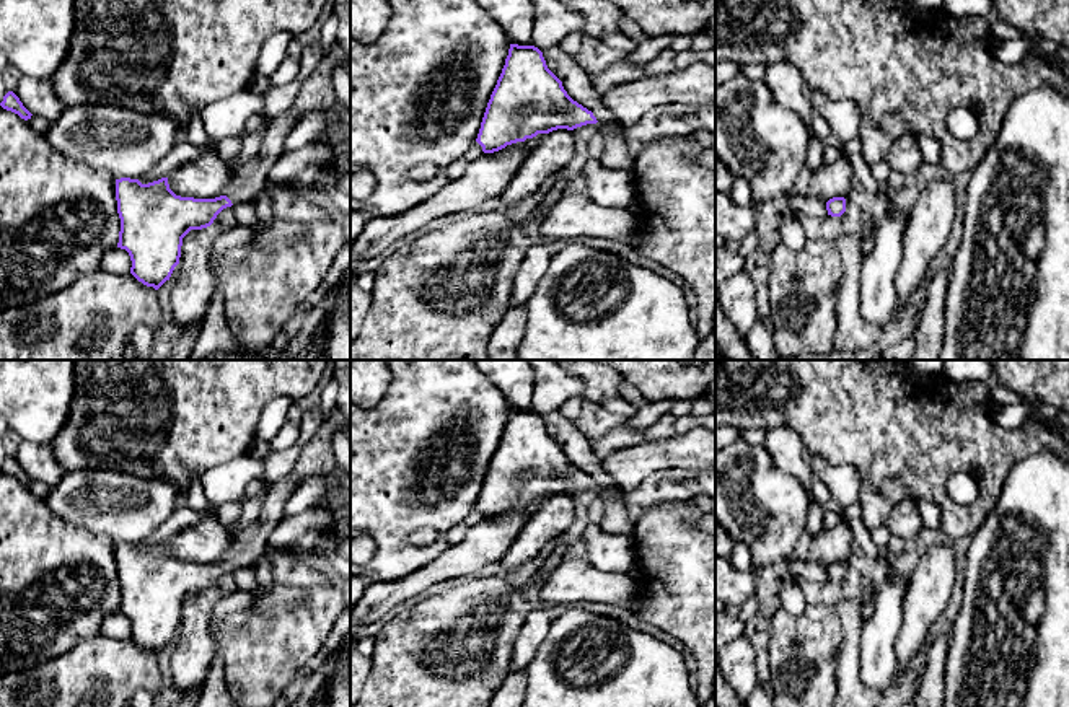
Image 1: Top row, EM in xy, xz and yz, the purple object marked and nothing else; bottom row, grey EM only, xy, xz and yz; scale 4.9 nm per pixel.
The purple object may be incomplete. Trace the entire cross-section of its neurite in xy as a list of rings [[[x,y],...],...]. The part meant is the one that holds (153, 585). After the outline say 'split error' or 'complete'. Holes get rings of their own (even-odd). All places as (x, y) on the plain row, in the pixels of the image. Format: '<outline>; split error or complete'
[[[285,476],[272,482],[259,518],[241,529],[223,560],[215,564],[194,564],[176,560],[168,549],[168,542],[142,549],[139,544],[116,544],[117,578],[121,596],[117,613],[130,621],[130,639],[147,652],[158,655],[169,645],[174,632],[179,629],[183,603],[191,595],[202,595],[213,588],[217,580],[236,567],[253,567],[267,549],[267,538],[277,526],[285,502],[292,497],[303,479]]]; split error

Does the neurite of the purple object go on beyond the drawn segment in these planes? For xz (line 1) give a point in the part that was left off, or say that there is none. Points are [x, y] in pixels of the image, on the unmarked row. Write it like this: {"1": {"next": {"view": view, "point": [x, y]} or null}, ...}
{"1": {"next": null}}

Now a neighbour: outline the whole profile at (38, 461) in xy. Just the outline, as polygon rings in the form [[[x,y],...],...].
[[[23,440],[13,458],[33,481],[39,481],[49,487],[57,484],[65,472],[65,468],[54,458],[49,445]]]

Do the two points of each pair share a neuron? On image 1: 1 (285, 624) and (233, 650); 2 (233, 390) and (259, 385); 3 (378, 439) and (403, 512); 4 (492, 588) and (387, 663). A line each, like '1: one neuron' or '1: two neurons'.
1: one neuron
2: one neuron
3: one neuron
4: one neuron

